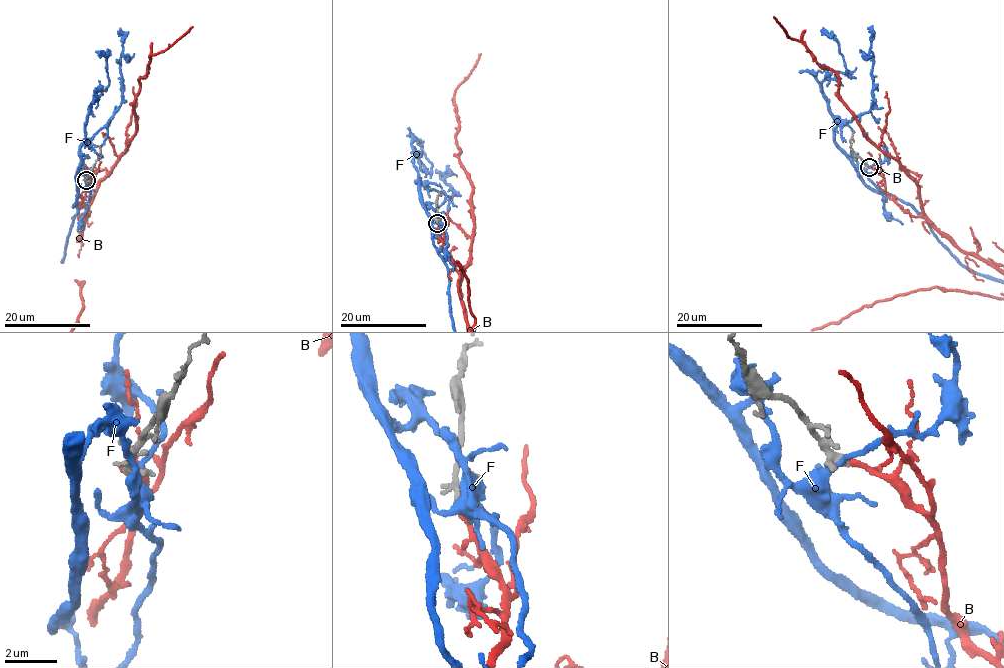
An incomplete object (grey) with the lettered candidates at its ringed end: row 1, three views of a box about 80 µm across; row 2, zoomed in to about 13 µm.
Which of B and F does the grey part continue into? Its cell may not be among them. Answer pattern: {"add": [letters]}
{"add": ["B"]}

